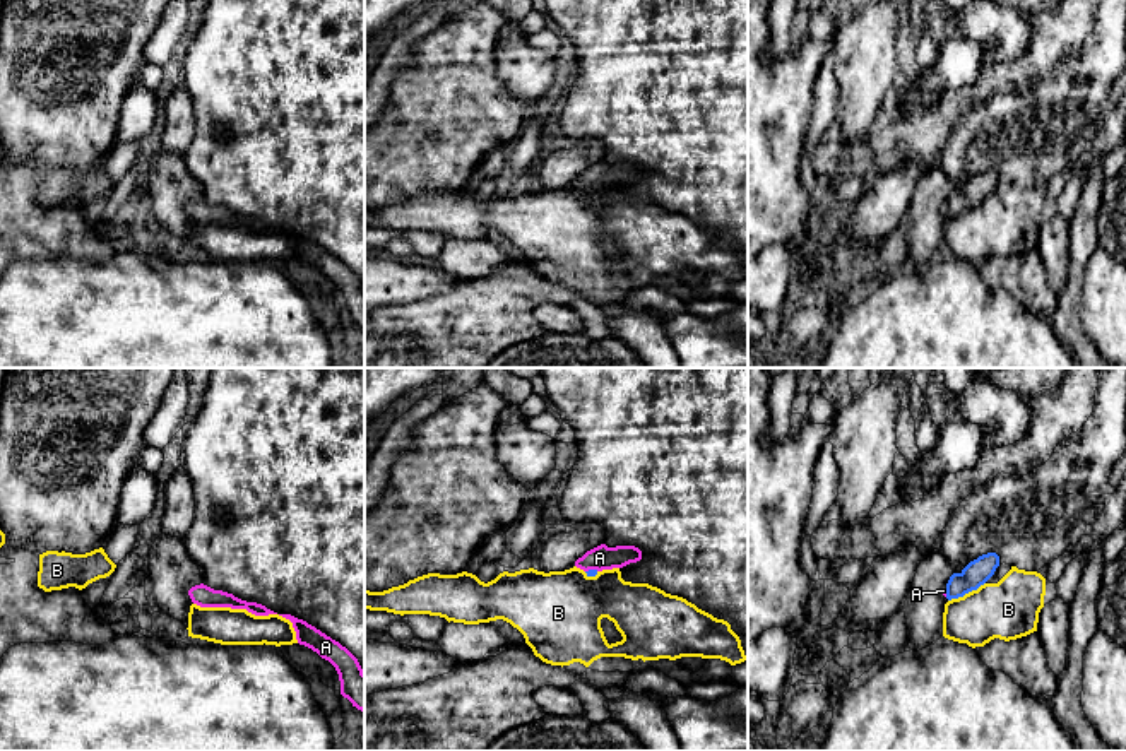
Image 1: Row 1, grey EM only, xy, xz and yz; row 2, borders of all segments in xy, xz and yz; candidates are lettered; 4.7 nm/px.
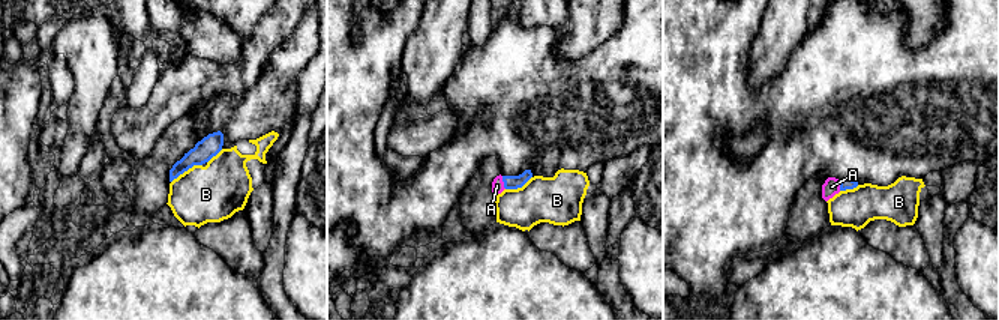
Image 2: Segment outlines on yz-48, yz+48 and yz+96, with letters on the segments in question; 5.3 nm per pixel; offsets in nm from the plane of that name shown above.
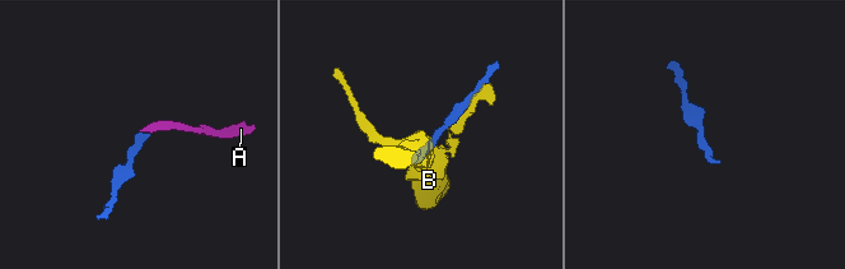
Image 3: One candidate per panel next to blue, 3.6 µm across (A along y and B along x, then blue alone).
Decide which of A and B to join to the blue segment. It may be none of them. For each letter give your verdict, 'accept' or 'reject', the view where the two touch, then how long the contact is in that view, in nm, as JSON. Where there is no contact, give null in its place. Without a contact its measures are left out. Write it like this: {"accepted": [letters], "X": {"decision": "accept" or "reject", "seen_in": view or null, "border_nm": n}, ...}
{"accepted": ["A"], "A": {"decision": "accept", "seen_in": "xz", "border_nm": 60}, "B": {"decision": "reject", "seen_in": "yz", "border_nm": 200}}

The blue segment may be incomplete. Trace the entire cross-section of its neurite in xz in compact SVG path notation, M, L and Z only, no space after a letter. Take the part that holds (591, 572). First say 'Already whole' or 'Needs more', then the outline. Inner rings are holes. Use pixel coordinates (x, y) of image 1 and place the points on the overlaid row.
Needs more. M601 544L587 551L575 561L575 566L584 570L587 577L596 577L602 570L623 568L642 559L642 551L635 546L607 547Z

